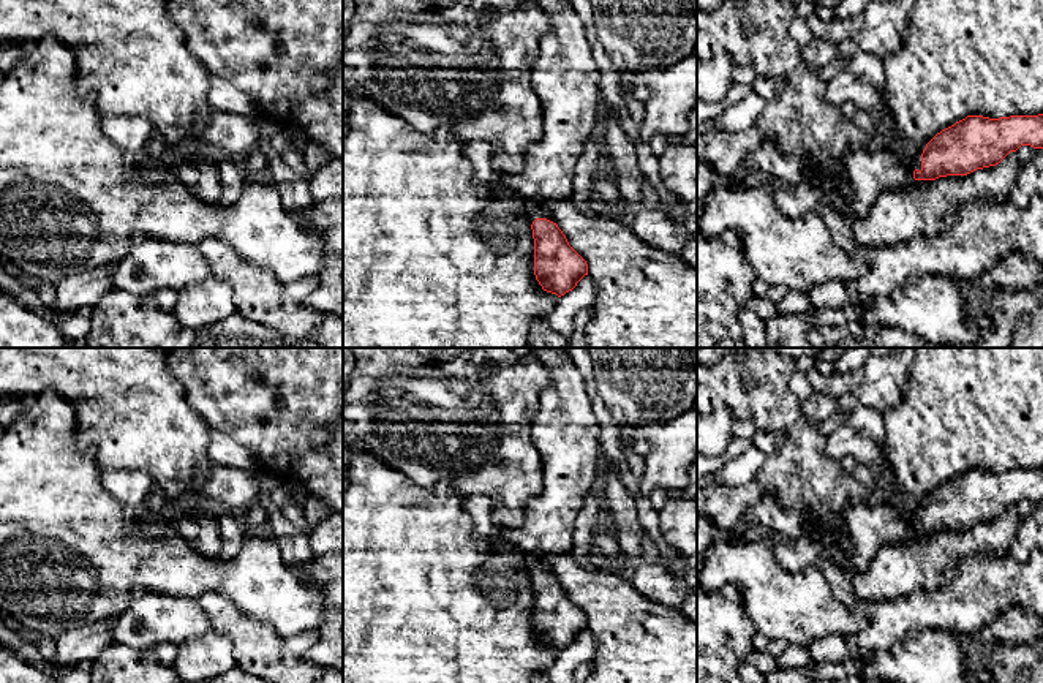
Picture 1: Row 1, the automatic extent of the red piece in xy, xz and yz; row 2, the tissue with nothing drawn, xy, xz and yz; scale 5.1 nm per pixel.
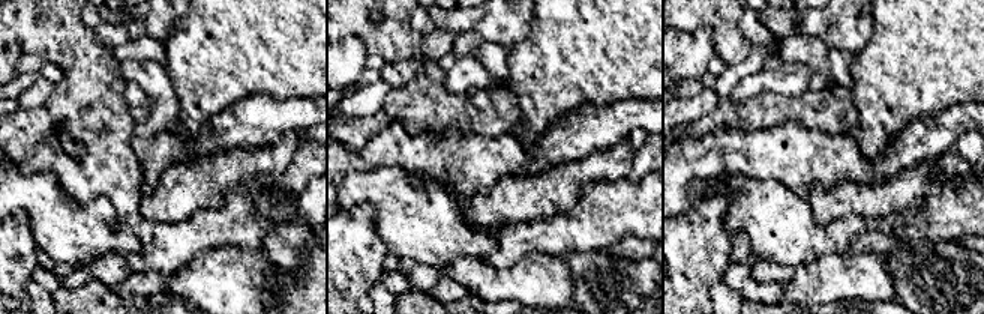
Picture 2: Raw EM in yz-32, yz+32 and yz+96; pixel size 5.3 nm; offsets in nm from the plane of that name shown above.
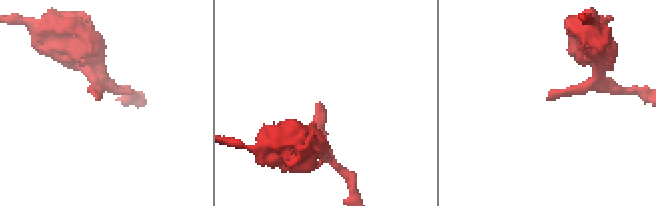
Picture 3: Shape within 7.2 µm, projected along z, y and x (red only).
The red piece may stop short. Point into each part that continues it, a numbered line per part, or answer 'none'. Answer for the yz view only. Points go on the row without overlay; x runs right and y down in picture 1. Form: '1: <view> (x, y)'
1: yz (868, 528)

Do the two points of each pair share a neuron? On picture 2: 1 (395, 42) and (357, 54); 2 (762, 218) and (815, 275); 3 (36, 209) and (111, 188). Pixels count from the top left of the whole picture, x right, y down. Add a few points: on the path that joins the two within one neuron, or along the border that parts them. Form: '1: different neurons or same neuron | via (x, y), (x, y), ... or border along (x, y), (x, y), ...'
1: different neurons | border along (342, 38), (357, 36), (369, 53)
2: different neurons | border along (839, 254), (824, 254), (794, 268)
3: different neurons | border along (50, 172), (78, 202), (108, 199)

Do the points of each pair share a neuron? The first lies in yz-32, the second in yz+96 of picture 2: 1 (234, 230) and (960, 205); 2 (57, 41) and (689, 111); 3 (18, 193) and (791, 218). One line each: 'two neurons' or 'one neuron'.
1: one neuron
2: two neurons
3: one neuron

